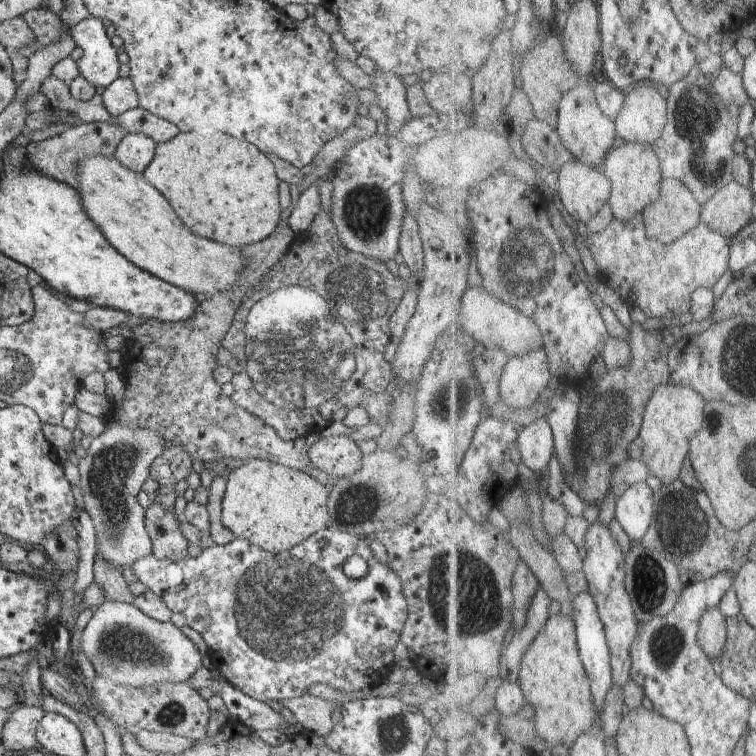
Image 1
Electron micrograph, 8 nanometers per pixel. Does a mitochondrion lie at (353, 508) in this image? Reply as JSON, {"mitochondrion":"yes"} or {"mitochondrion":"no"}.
{"mitochondrion":"yes"}

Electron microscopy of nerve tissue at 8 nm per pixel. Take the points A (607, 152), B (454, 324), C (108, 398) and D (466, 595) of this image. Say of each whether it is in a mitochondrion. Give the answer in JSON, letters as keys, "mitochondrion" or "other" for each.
{"A":"other","B":"other","C":"other","D":"mitochondrion"}

